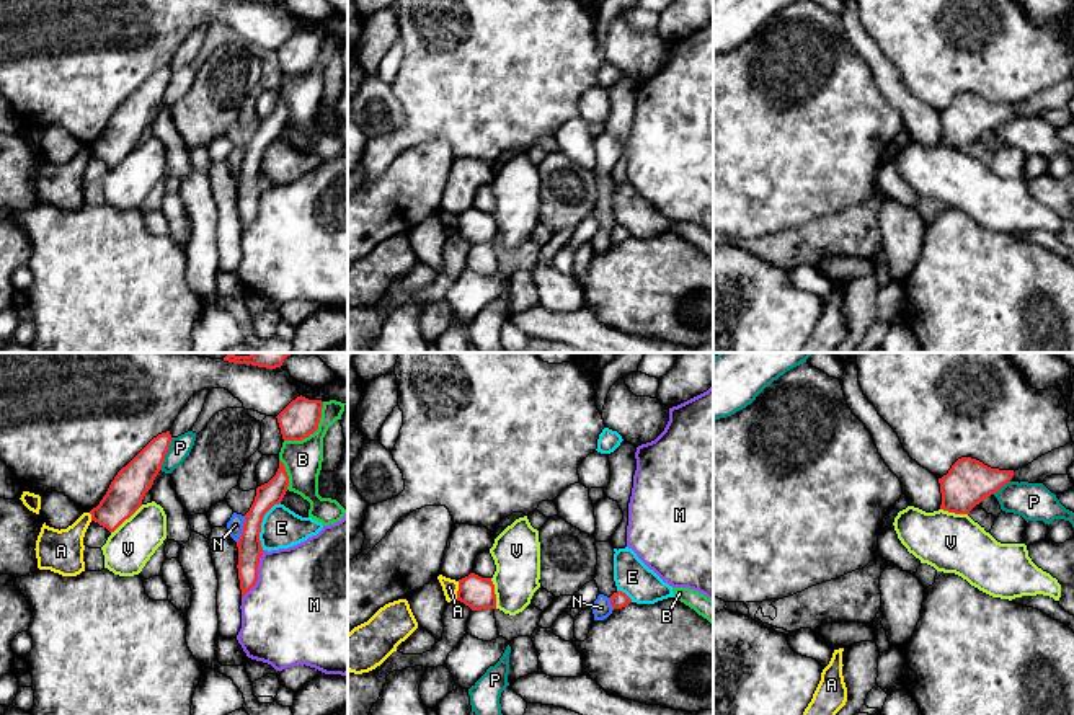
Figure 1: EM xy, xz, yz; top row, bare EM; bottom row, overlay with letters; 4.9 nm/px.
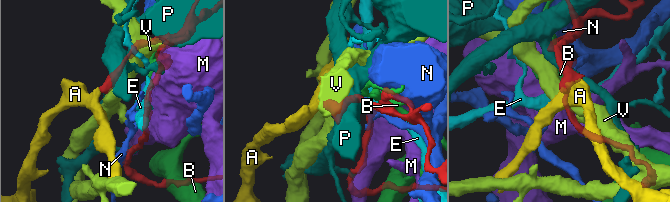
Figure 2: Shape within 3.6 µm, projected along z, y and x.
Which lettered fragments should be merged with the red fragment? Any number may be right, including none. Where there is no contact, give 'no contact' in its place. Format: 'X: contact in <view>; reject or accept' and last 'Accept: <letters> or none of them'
A: contact in xz; reject
B: contact in xy; reject
E: contact in xy; reject
M: contact in xy; reject
N: contact in xy; reject
P: contact in xy; reject
V: contact in xy; reject
Accept: none of them

